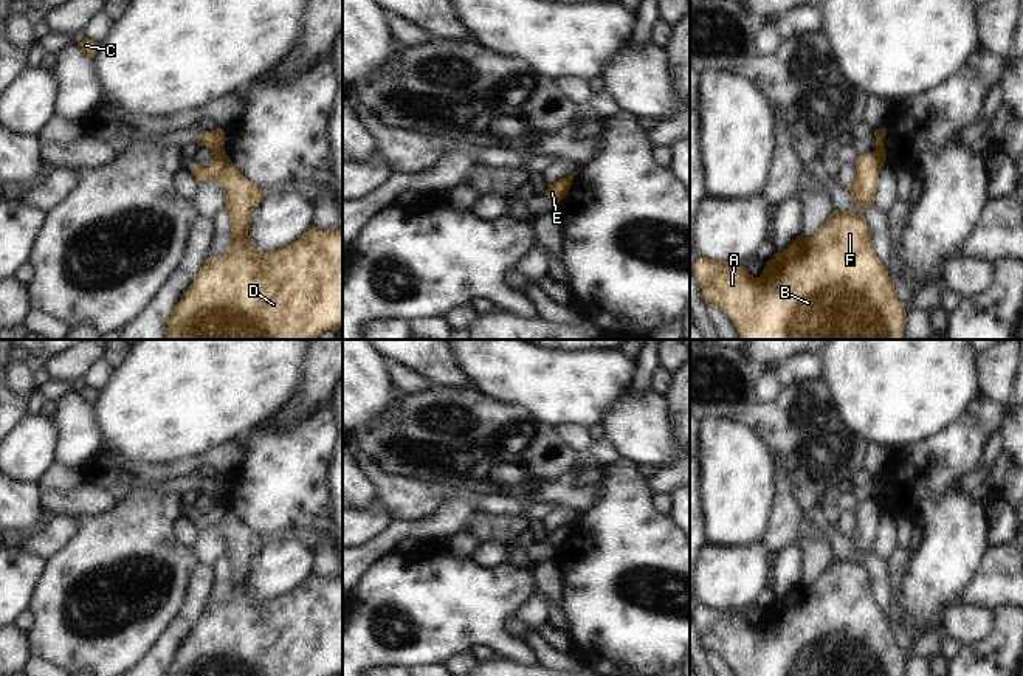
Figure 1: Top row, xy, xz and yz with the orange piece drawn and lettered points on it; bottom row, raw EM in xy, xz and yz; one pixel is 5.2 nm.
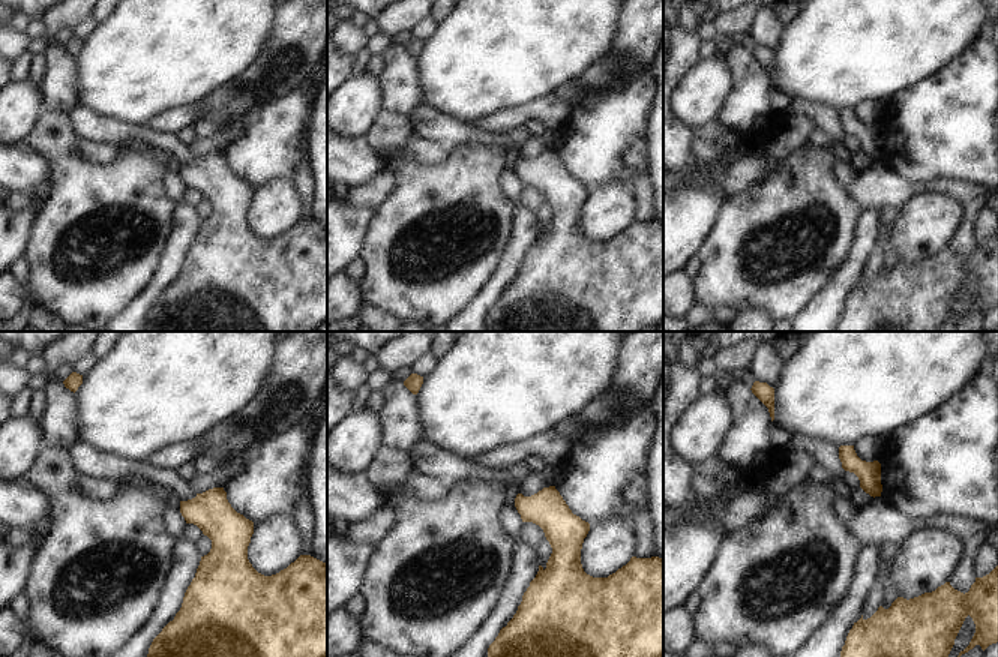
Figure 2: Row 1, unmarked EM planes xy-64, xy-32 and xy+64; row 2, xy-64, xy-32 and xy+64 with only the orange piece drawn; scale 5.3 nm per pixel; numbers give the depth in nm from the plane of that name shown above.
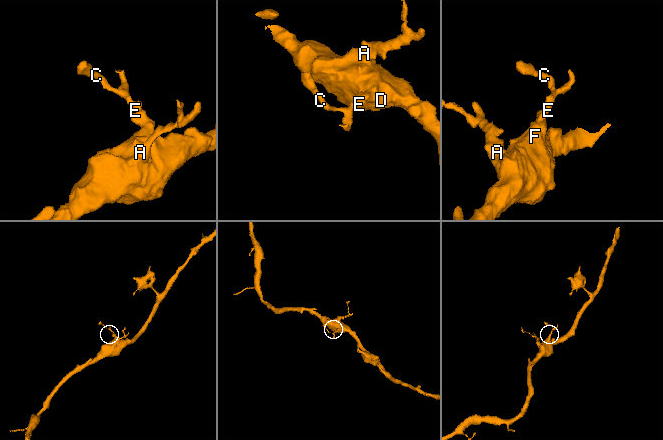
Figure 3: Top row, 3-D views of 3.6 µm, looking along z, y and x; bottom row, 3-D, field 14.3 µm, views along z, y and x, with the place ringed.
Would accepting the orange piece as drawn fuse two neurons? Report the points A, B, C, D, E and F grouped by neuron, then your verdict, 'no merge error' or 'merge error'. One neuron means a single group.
A B D F / C E | merge error

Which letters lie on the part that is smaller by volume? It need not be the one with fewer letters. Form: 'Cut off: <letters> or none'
Cut off: C, E

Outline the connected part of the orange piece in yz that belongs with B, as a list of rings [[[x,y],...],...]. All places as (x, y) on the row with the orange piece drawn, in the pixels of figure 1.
[[[832,211],[832,214],[812,237],[798,236],[784,251],[775,253],[773,257],[766,262],[760,278],[753,278],[741,267],[741,264],[721,262],[708,257],[699,257],[691,265],[691,271],[701,282],[705,304],[719,307],[732,319],[739,333],[739,340],[905,340],[904,329],[907,322],[907,313],[904,305],[888,278],[888,271],[876,256],[871,231],[865,217],[852,211]]]

